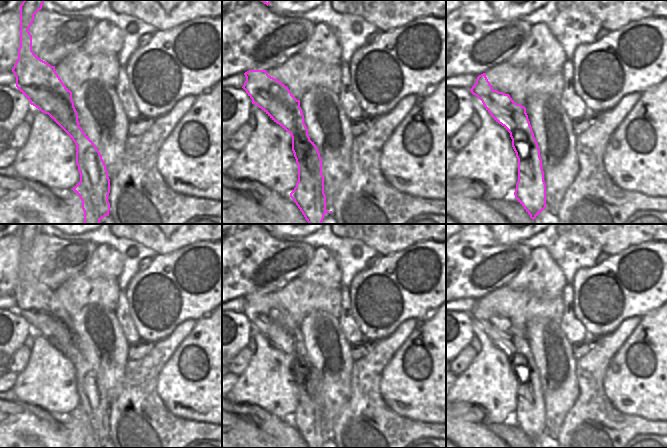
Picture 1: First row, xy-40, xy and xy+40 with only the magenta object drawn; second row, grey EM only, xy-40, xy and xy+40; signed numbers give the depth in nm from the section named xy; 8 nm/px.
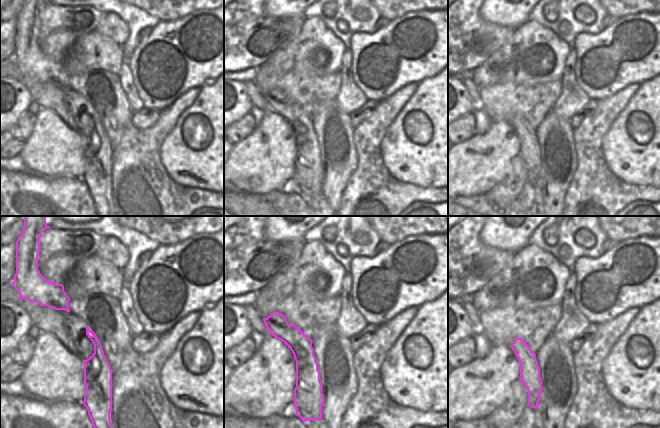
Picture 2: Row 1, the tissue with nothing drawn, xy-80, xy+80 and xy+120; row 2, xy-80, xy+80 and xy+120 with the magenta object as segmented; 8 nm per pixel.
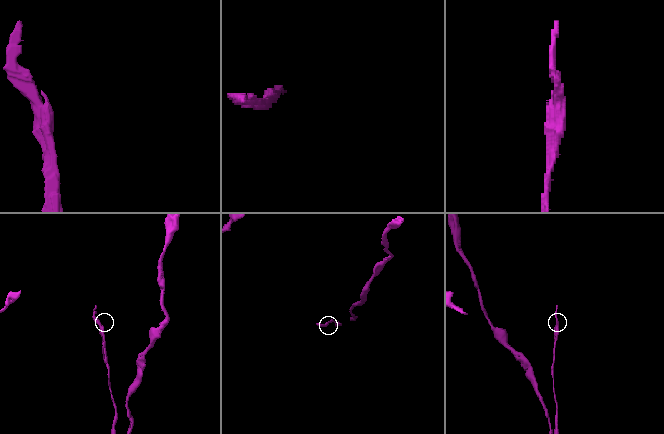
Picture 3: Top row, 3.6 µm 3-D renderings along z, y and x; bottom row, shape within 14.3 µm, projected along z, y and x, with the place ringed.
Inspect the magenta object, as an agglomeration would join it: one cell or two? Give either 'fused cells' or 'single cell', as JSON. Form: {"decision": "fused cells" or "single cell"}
{"decision": "fused cells"}

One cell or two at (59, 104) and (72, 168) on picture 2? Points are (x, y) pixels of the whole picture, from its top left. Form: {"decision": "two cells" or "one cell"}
{"decision": "two cells"}

